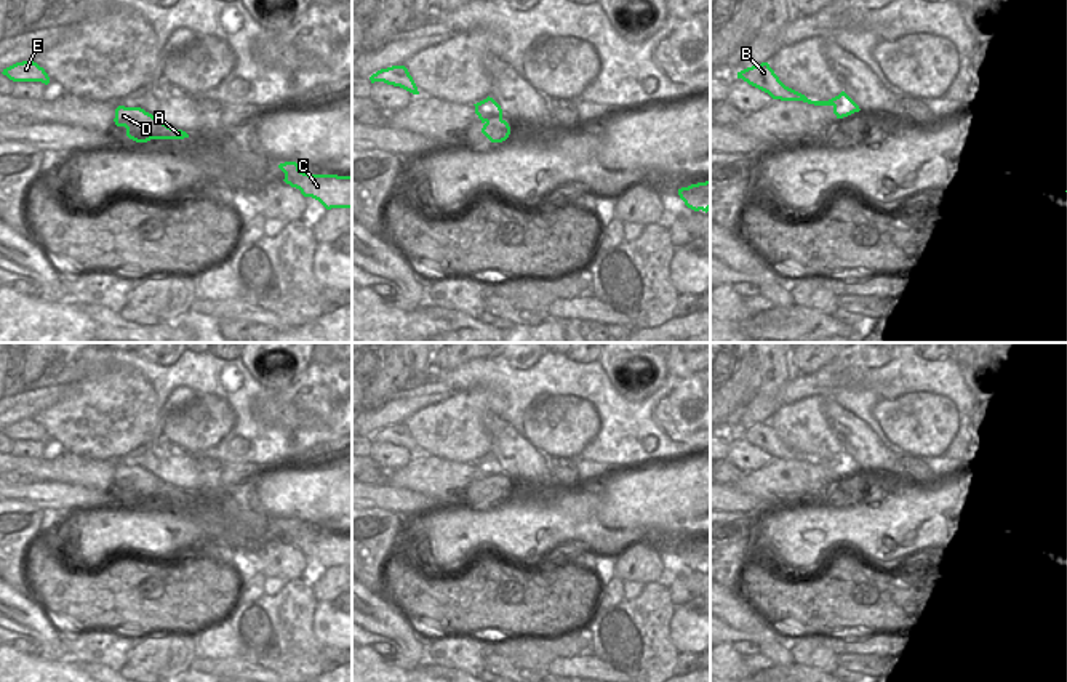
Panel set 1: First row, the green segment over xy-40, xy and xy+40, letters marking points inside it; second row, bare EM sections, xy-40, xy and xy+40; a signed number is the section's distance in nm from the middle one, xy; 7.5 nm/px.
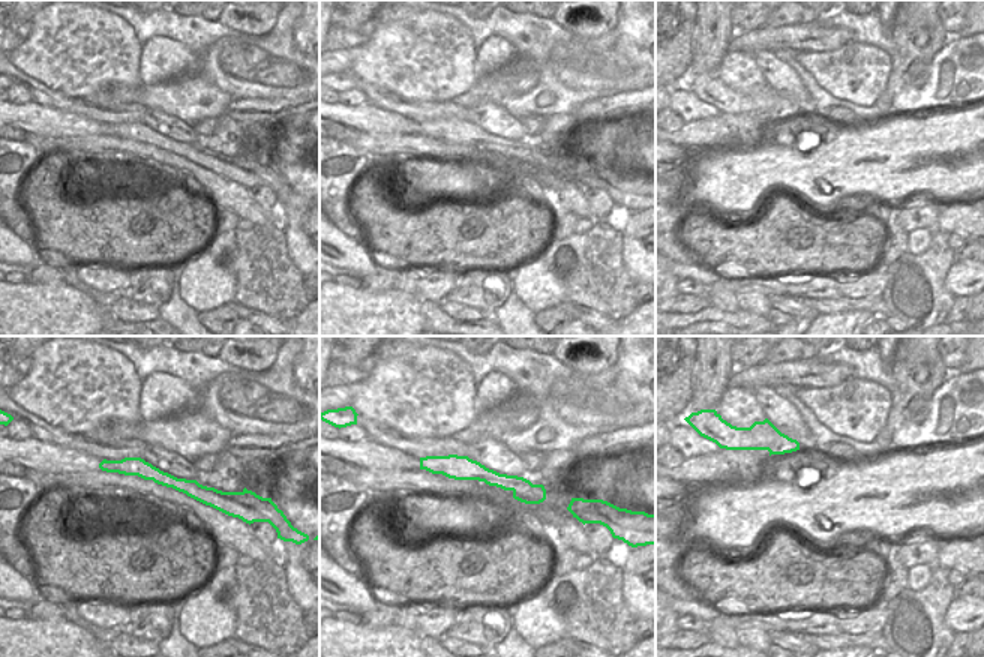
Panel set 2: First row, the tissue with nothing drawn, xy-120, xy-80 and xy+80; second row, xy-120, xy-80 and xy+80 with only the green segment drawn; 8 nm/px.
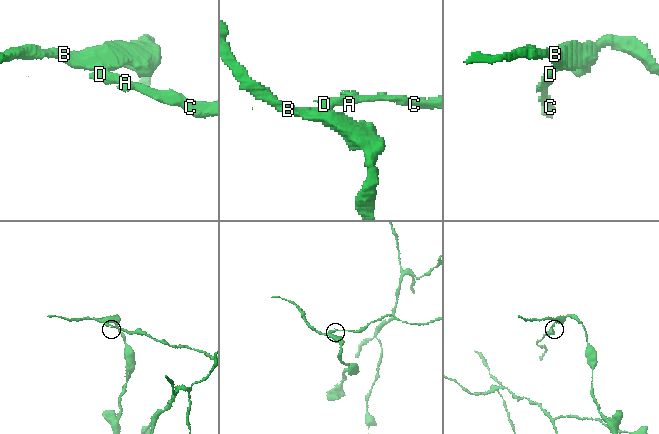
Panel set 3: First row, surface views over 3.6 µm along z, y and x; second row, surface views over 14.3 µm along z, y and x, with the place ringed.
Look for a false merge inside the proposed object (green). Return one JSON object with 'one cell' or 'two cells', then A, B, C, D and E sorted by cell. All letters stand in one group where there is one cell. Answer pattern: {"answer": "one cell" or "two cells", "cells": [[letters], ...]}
{"answer": "two cells", "cells": [["A", "C", "D"], ["B", "E"]]}

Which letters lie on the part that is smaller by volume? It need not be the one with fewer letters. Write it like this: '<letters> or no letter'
A, C, D

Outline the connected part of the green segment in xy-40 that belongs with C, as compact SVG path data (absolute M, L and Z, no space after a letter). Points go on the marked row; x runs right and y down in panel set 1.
M296 162L280 163L285 183L301 191L304 197L318 200L326 210L352 208L352 176L309 175Z

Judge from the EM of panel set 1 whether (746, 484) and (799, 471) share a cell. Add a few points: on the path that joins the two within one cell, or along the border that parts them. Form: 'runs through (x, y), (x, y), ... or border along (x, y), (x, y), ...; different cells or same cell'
runs through (759, 482), (786, 481); same cell

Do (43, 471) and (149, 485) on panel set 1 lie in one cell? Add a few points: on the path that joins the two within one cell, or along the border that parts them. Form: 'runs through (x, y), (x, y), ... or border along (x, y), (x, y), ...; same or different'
border along (50, 457), (51, 479); different

